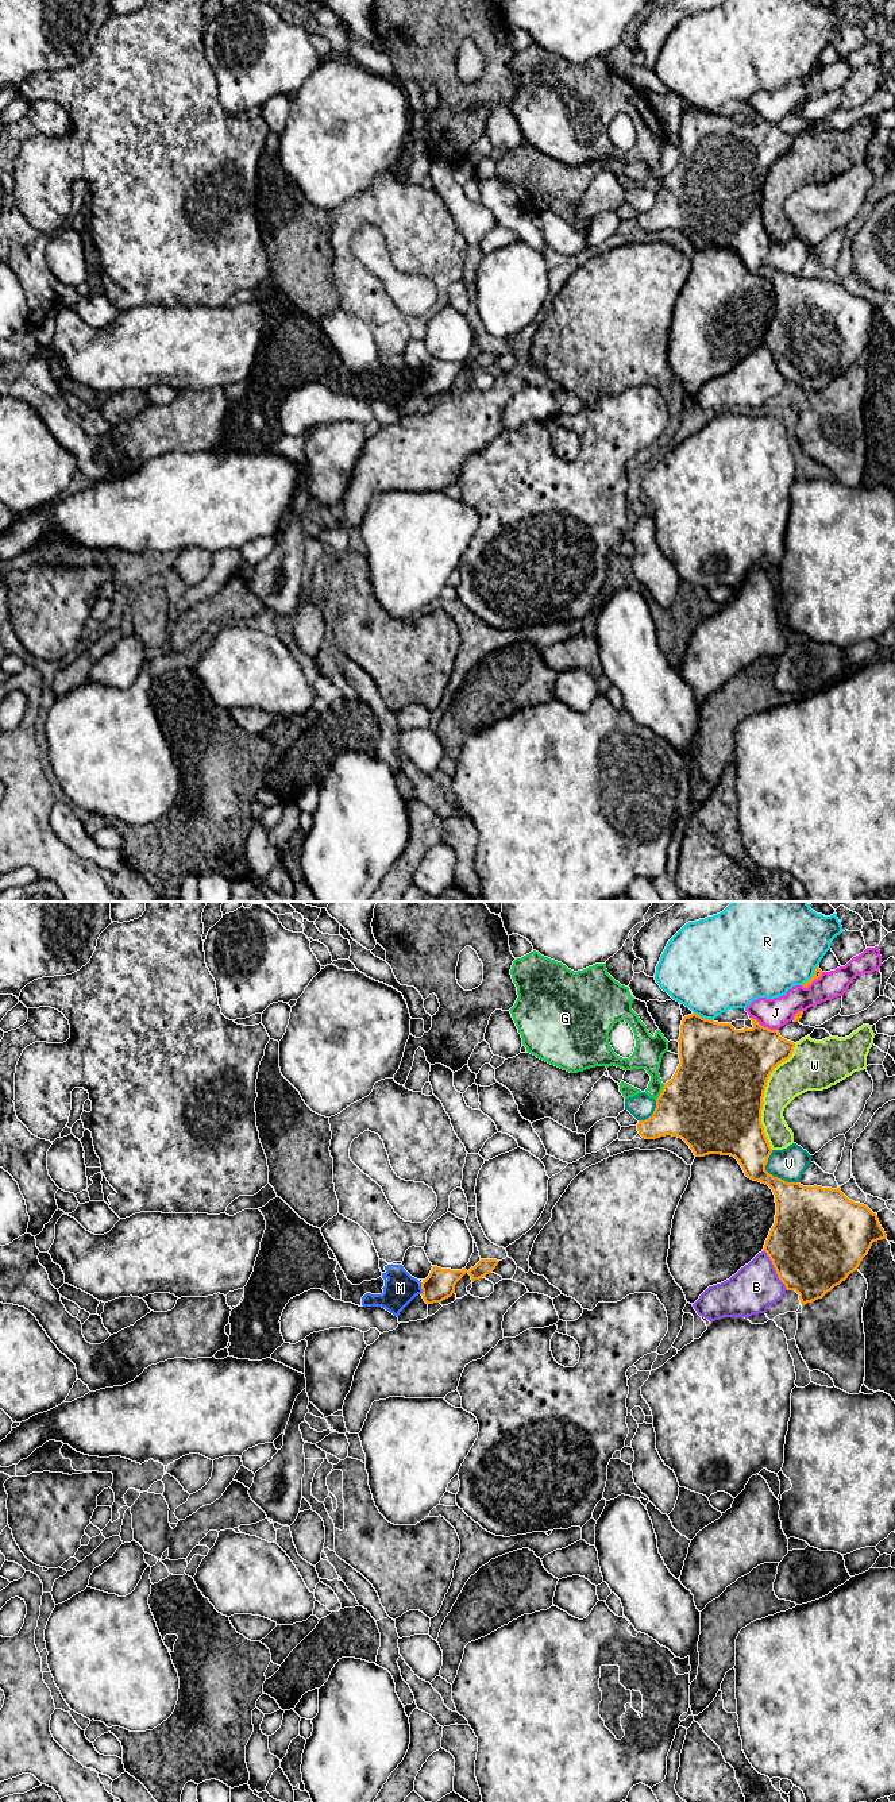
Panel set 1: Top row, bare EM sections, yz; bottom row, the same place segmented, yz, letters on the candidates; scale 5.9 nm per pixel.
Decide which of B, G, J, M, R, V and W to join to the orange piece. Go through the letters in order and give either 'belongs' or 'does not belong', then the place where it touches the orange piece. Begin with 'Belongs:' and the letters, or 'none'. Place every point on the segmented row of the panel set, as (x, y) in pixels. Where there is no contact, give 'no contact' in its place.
Belongs: none
B: does not belong; contact yz (775, 1269)
G: does not belong; contact yz (662, 1092)
J: does not belong; contact yz (763, 1026)
M: does not belong; contact yz (421, 1288)
R: does not belong; contact yz (813, 976)
V: does not belong; contact yz (771, 1175)
W: does not belong; contact yz (763, 1095)

